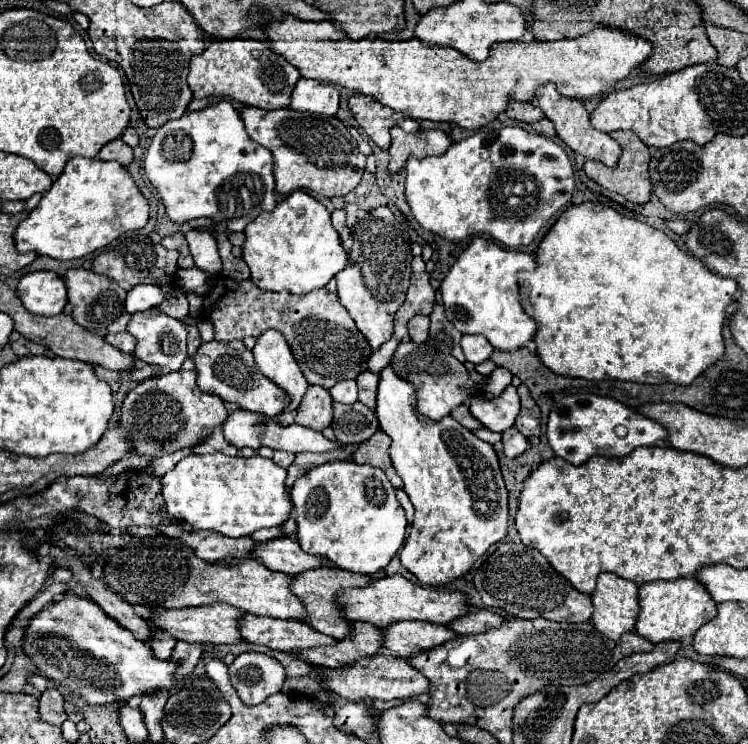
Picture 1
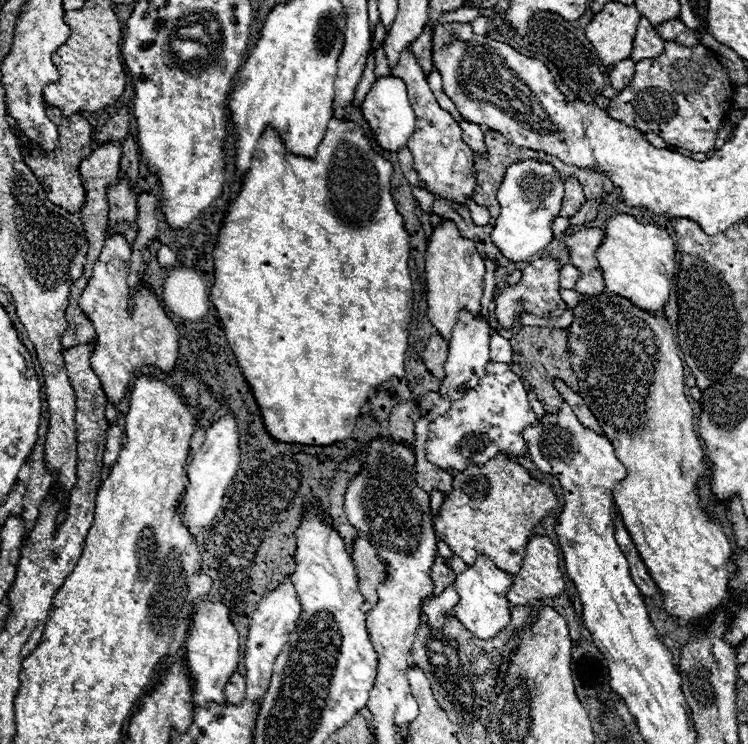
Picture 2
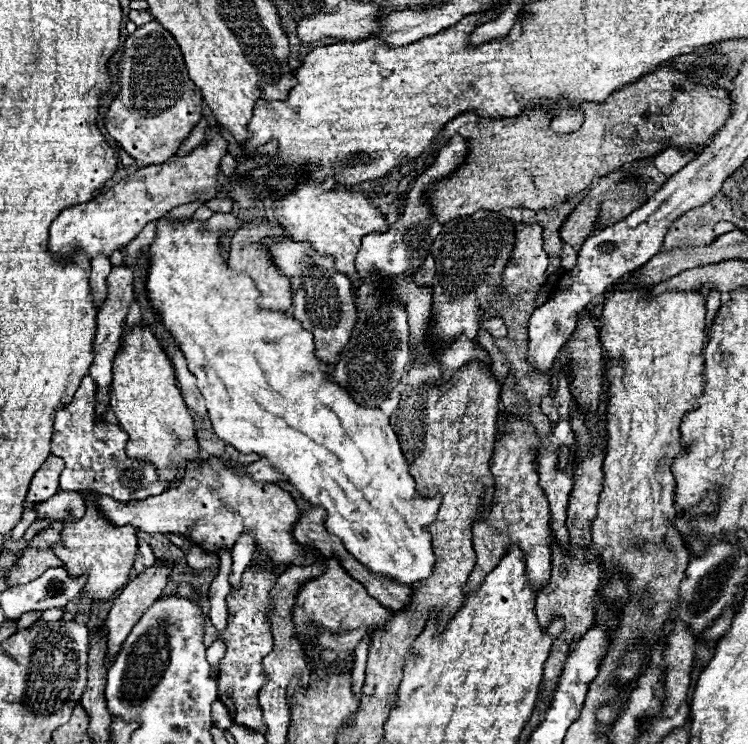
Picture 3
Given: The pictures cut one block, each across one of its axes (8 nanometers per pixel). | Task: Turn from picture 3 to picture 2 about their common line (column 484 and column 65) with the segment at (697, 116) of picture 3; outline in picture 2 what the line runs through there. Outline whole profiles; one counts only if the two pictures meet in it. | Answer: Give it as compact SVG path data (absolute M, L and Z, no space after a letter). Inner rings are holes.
M54 106L46 108L48 118L58 126L58 144L52 152L44 152L38 144L30 142L20 130L16 130L16 140L18 146L22 150L24 162L32 168L32 172L36 174L36 178L40 180L40 184L44 186L48 200L68 212L78 212L84 204L84 186L80 182L80 174L78 174L78 166L80 162L92 154L92 134L90 134L90 124L84 116L80 114L72 114L68 118L62 116L62 112Z

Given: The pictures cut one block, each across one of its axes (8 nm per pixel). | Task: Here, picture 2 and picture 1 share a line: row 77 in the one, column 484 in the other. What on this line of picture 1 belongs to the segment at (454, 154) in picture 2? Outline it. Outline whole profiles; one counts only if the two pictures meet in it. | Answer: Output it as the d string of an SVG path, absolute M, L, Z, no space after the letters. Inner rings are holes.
M510 384L498 398L488 400L486 396L472 396L470 412L480 420L488 430L504 432L514 426L514 420L520 412L520 398L516 388Z

